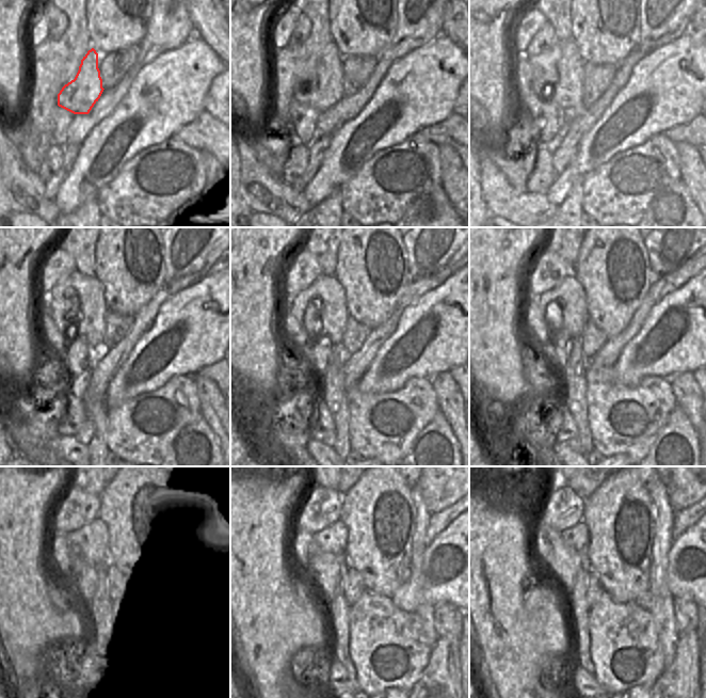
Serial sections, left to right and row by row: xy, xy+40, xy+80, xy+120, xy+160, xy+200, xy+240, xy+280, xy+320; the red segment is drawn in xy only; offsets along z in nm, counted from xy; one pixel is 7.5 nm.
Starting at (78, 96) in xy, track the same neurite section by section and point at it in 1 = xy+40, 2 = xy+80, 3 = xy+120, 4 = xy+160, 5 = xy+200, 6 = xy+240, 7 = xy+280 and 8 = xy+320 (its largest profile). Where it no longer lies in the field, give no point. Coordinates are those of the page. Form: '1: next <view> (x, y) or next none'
1: next xy+40 (327, 88)
2: next xy+80 (566, 92)
3: next xy+120 (90, 328)
4: next xy+160 (333, 316)
5: next xy+200 (573, 299)
6: next xy+240 (93, 549)
7: next xy+280 (334, 539)
8: next xy+320 (577, 537)

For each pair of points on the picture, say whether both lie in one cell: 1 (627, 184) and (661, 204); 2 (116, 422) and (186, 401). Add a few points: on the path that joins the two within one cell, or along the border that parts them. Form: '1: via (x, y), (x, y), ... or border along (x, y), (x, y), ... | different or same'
1: border along (673, 184), (664, 187), (653, 199), (642, 216) | different
2: via (137, 430), (160, 437), (173, 428), (176, 422) | same

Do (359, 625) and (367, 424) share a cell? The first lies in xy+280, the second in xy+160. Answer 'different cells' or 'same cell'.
same cell

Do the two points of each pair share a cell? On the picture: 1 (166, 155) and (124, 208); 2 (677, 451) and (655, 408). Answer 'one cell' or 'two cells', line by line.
1: one cell
2: two cells

